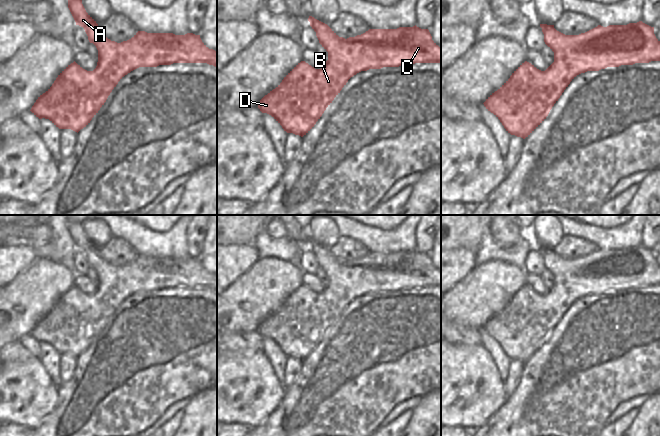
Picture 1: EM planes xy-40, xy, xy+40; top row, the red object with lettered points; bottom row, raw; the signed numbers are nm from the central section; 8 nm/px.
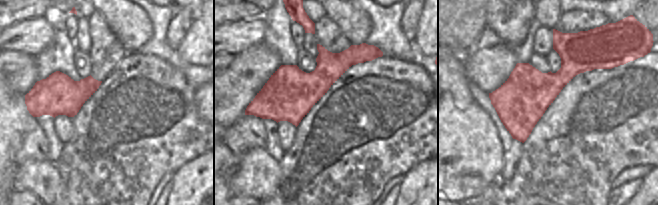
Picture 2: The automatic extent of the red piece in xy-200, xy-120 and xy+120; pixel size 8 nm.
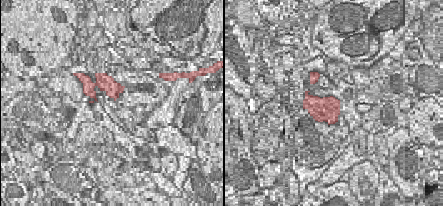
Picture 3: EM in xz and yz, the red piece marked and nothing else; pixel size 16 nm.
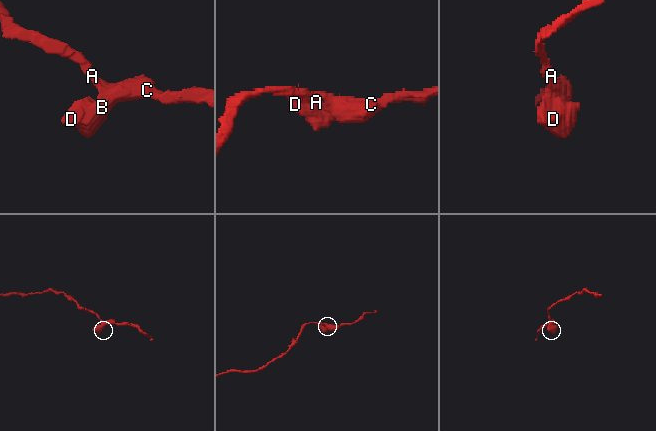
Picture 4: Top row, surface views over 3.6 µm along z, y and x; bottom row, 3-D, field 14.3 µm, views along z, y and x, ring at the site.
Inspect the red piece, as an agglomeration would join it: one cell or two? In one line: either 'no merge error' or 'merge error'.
no merge error

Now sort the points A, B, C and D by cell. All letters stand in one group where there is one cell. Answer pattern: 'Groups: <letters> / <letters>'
Groups: A B C D

